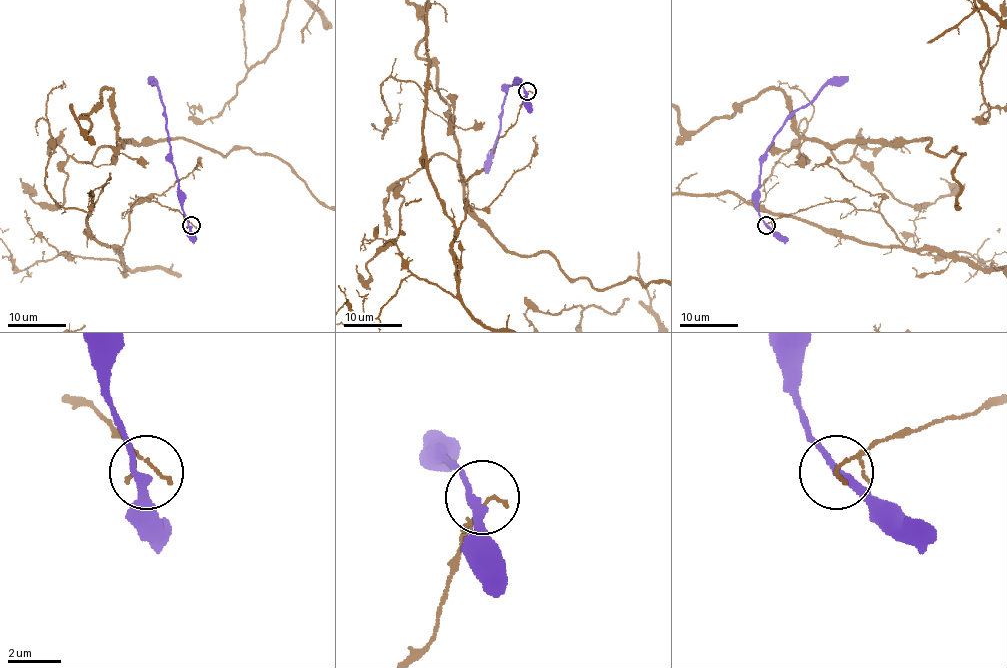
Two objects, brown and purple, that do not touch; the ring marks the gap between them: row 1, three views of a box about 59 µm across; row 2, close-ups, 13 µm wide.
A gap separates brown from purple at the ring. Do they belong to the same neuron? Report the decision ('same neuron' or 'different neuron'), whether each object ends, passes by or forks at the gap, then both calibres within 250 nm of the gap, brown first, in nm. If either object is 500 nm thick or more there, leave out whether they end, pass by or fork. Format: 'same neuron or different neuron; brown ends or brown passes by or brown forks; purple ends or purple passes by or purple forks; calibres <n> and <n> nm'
different neuron; brown ends; purple passes by; calibres 130 and 320 nm

